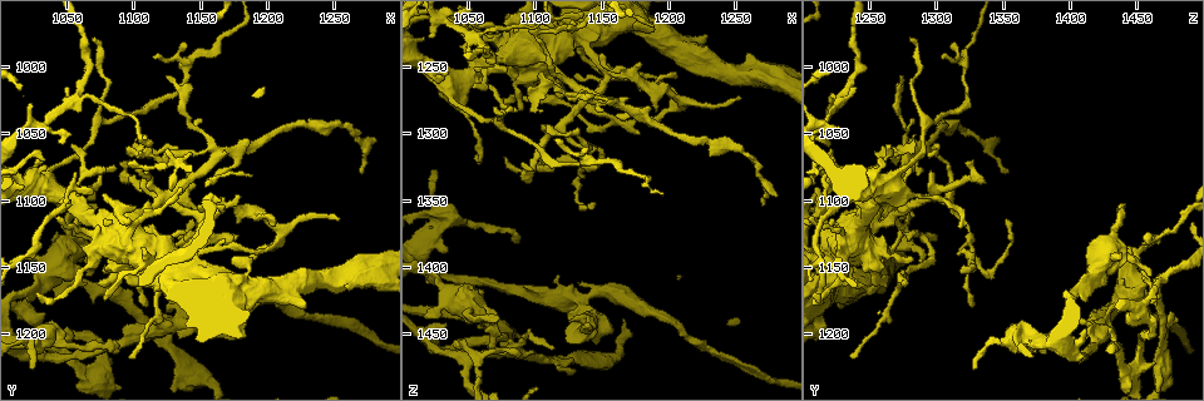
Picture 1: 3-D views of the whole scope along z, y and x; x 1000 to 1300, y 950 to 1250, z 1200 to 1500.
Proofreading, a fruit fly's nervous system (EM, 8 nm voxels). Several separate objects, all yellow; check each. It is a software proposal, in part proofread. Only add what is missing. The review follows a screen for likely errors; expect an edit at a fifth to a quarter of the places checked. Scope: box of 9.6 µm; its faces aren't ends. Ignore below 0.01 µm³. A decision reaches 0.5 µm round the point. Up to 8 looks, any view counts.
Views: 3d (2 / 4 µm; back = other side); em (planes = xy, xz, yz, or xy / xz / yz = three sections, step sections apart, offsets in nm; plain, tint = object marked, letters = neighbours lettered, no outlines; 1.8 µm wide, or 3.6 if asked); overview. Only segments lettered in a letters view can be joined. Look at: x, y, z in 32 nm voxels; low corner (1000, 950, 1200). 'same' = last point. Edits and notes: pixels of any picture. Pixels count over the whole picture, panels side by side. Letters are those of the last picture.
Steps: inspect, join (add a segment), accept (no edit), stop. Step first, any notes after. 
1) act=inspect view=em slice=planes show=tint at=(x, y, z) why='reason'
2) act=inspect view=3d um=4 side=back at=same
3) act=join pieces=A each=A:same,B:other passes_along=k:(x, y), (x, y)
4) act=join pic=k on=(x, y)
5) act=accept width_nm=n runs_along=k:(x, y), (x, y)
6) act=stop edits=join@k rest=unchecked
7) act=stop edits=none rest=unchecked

act=inspect view=em slice=xy step=4 show=letters at=(1086, 1134, 1466) why='branch stops here'

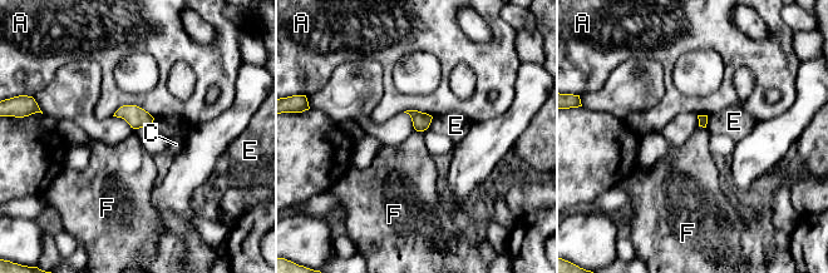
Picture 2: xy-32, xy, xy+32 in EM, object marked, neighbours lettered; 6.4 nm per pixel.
act=inspect view=em slice=xz step=8 show=letters at=same why='another direction'

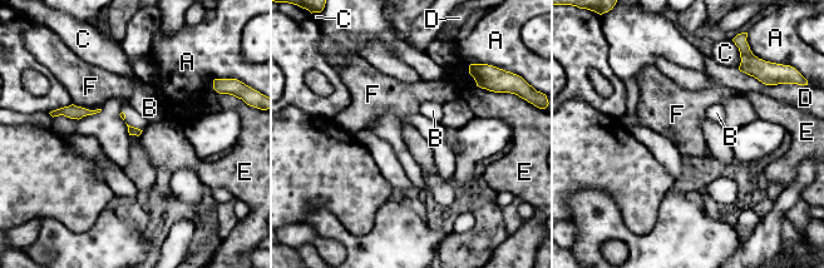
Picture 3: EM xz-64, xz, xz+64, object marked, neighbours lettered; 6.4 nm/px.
act=accept each=A:other,B:other,C:other,D:other,E:other,F:other border=3:(73, 103), (89, 109), (100, 109) found='no lettered segment goes on from it'

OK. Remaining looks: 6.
act=inspect view=3d um=2 at=(1138, 1134, 1442) why='branch stops here'

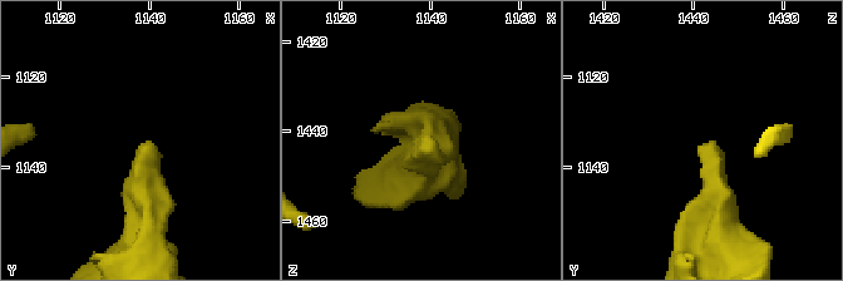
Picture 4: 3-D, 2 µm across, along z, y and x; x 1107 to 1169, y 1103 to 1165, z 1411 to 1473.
act=inspect view=em slice=planes show=tint at=(1140, 1134, 1443)

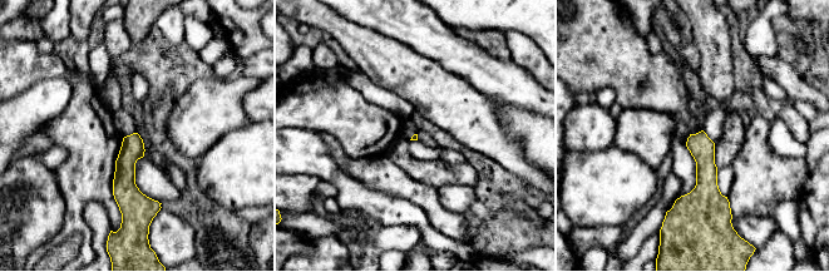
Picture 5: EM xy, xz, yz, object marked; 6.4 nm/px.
act=inspect view=em slice=planes show=letters at=same

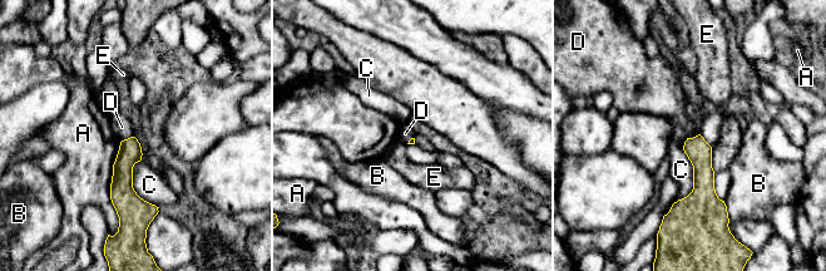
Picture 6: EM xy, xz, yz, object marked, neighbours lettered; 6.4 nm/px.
act=accept each=A:other,B:other,C:other,D:other,E:other runs_along=6:(698, 138), (701, 196), (687, 211) found='none of them fits'

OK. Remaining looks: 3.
act=inspect view=3d um=2 side=back at=(1052, 1196, 1430) why='thin end'

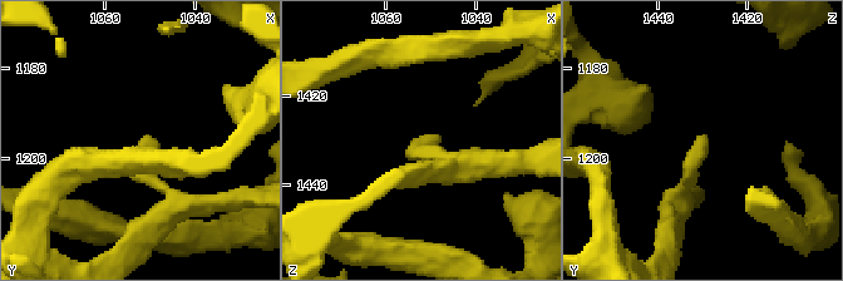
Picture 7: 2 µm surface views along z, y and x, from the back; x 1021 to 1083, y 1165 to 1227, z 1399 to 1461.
act=inspect view=em slice=planes show=letters at=(1050, 1196, 1429)

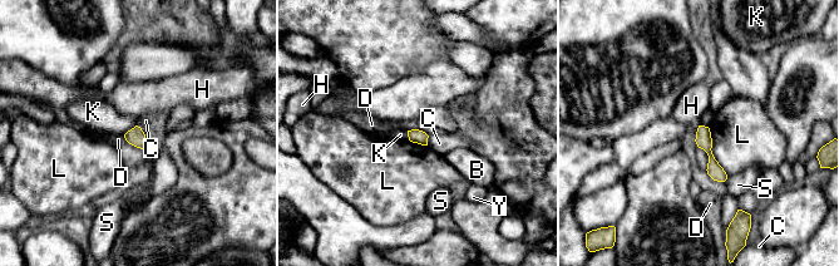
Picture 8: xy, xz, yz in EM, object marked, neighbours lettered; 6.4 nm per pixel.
act=accept width_nm=90 each=B:other,C:other,D:other,H:other,K:other,L:other,S:other,Y:other runs_along=8:(701, 128), (712, 167), (721, 178) found='none of them fits'

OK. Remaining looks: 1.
act=stop edits=none rest=unchecked

